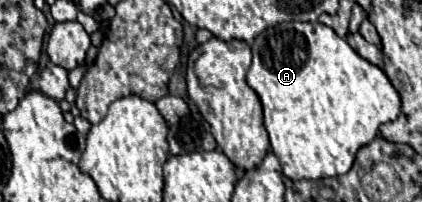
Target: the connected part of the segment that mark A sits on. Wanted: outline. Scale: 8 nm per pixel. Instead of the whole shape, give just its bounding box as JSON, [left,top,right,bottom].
[248,23,400,181]

